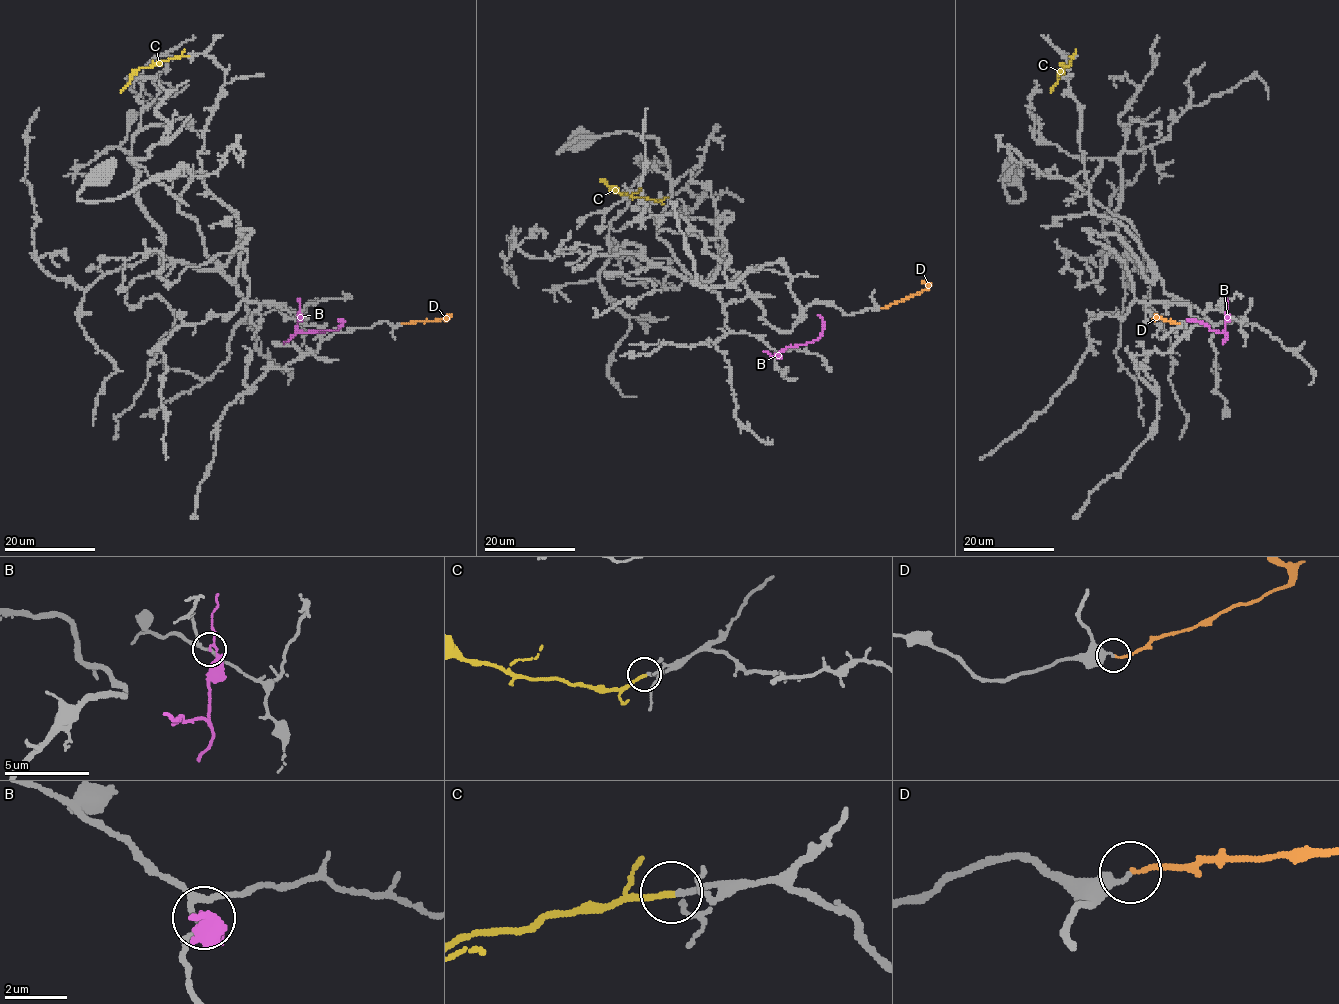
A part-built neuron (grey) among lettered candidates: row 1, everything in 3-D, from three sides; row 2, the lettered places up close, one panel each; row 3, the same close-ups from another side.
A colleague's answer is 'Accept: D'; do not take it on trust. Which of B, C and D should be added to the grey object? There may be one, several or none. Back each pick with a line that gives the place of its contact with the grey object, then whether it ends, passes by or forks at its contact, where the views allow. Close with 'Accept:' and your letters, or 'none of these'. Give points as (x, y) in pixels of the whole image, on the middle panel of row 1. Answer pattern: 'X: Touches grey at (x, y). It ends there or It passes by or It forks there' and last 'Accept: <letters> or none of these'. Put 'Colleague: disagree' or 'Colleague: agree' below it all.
C: Touches grey at (667, 196). It ends there
Accept: C
Colleague: disagree

